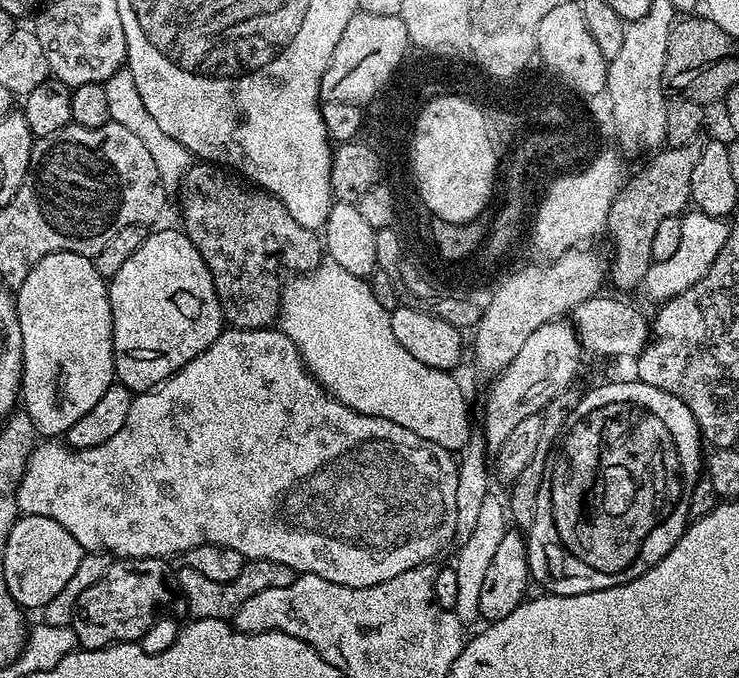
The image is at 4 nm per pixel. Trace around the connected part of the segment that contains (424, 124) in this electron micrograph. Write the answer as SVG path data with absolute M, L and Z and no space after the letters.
M434 100L424 107L419 124L419 133L414 141L414 171L420 180L417 197L431 212L433 217L448 223L469 223L481 209L487 209L488 184L498 180L492 170L492 149L486 148L484 123L478 118L475 109L468 108L462 100Z

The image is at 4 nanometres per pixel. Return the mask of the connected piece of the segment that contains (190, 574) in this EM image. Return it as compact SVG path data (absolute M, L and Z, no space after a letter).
M248 560L245 563L242 574L234 578L234 582L214 582L211 578L205 578L198 574L198 570L190 570L181 567L178 572L178 592L182 597L182 604L188 607L189 617L192 620L228 620L235 617L236 612L254 594L262 594L262 590L282 590L282 586L290 586L296 581L298 573L290 566L282 566L282 562L270 562L269 560Z

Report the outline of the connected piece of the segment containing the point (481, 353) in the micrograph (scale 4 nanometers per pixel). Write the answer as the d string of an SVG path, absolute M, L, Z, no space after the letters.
M588 250L583 255L566 256L560 259L553 268L544 268L543 271L532 268L532 271L515 271L517 277L514 281L503 283L500 287L500 295L496 296L496 302L491 307L480 313L480 321L476 323L474 335L476 335L476 364L488 375L488 378L495 377L518 355L526 338L540 326L552 321L559 321L567 317L572 309L577 308L582 302L586 302L591 296L597 295L600 288L606 284L606 264L600 261L600 256L594 250Z

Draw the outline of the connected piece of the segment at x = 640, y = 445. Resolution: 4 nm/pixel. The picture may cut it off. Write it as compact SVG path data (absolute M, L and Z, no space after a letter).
M629 378L621 384L600 384L597 388L590 389L588 393L585 391L581 395L578 406L574 406L570 418L564 423L564 431L560 433L558 447L548 469L548 477L546 482L542 482L542 490L538 494L538 514L534 518L534 526L526 532L528 571L531 579L540 583L545 593L553 596L573 596L625 584L654 567L676 545L678 538L690 523L688 519L690 494L694 490L696 481L702 476L700 448L702 449L700 427L694 414L690 414L690 406L674 398L674 394L666 394L666 390L658 390L658 386L646 386L635 378Z

